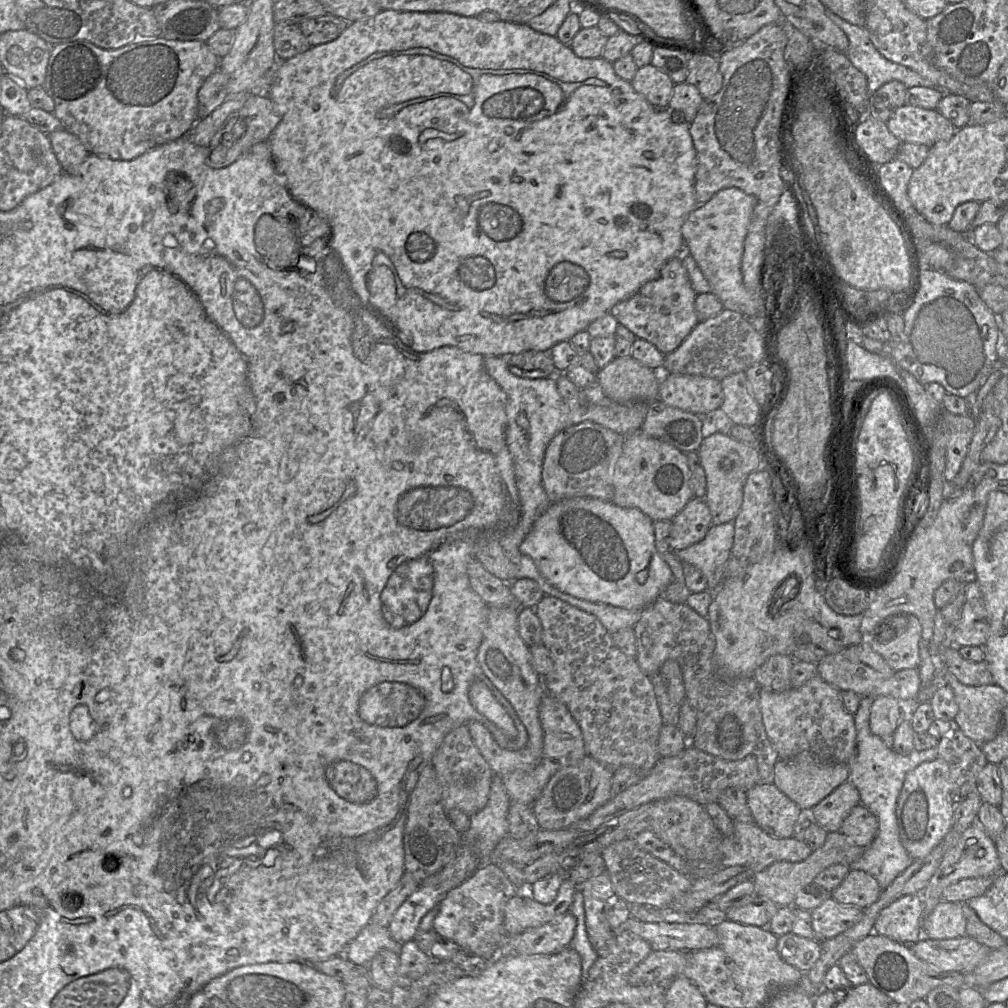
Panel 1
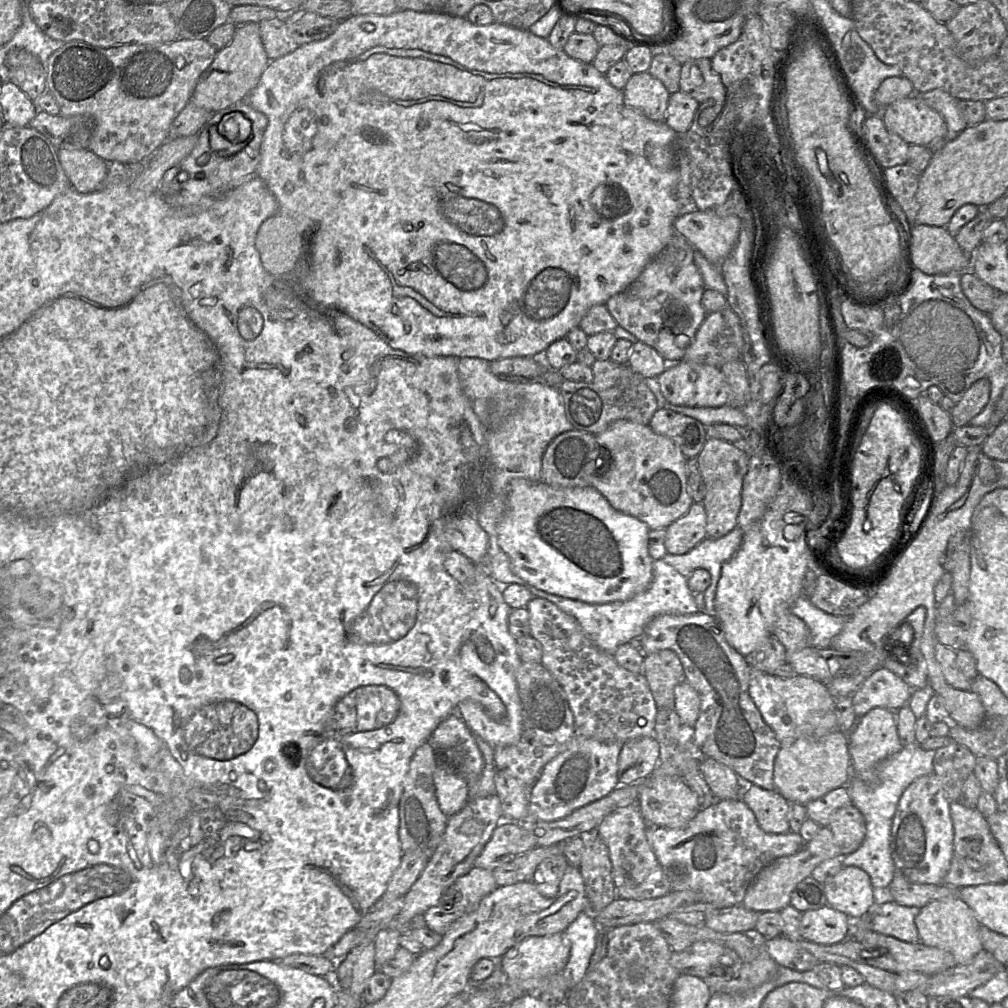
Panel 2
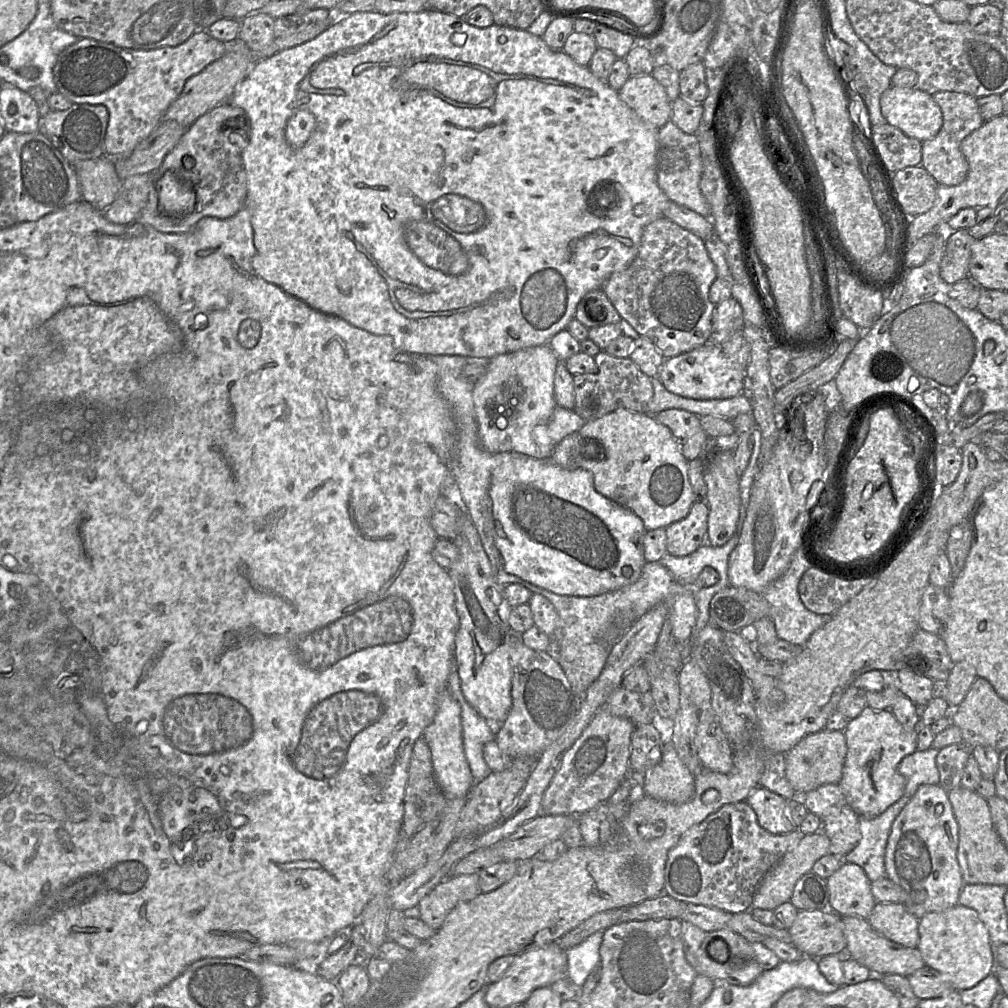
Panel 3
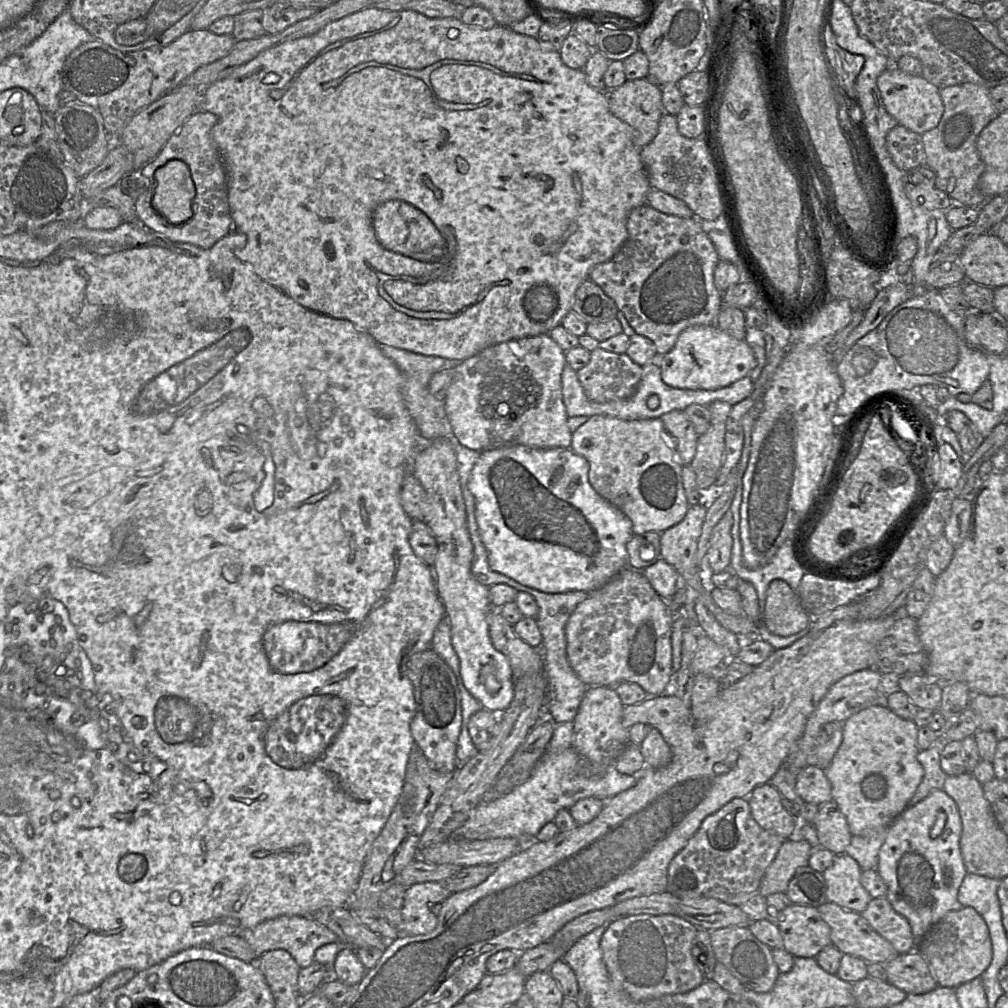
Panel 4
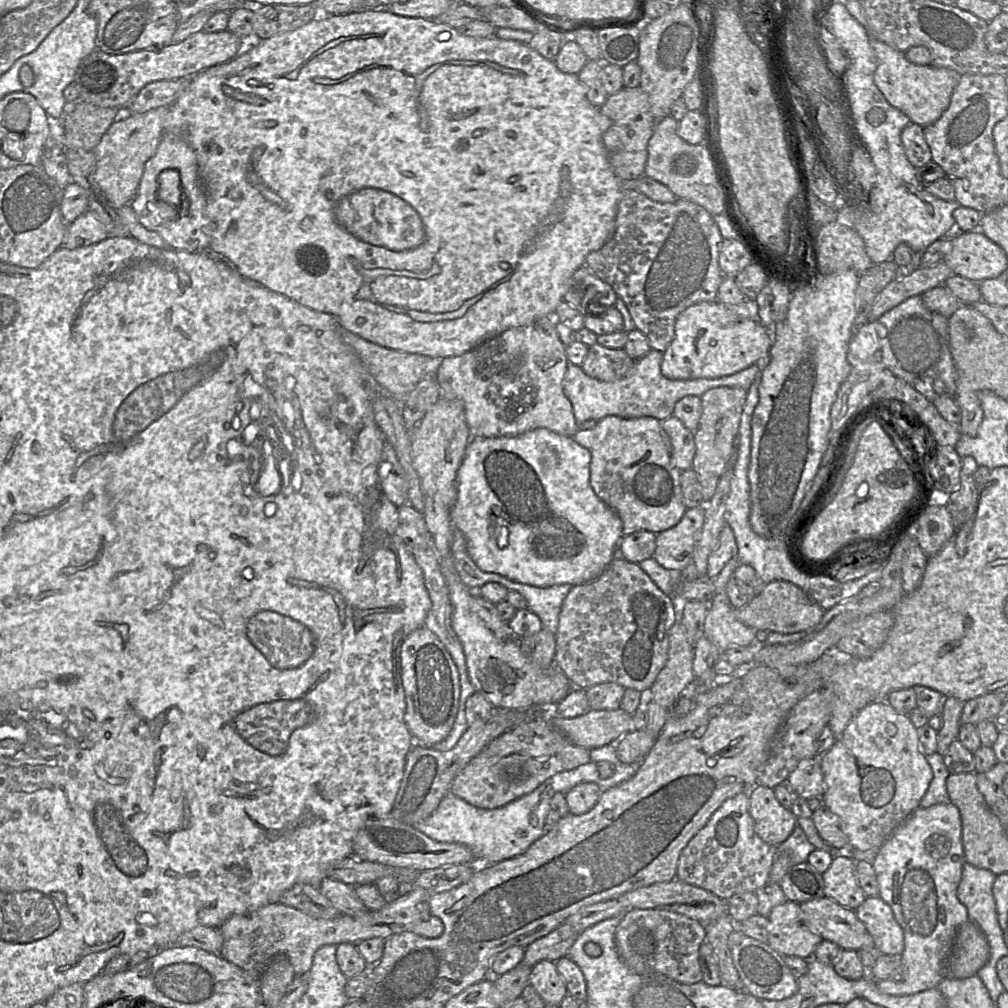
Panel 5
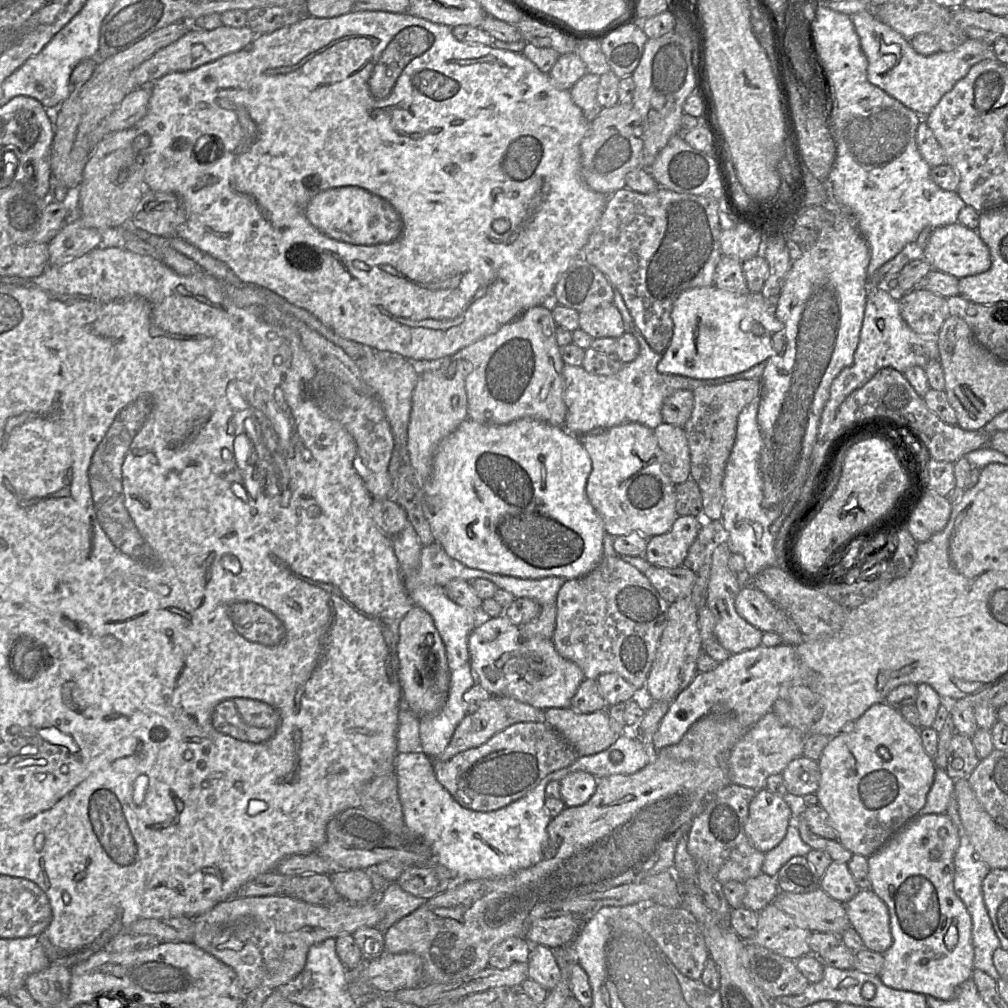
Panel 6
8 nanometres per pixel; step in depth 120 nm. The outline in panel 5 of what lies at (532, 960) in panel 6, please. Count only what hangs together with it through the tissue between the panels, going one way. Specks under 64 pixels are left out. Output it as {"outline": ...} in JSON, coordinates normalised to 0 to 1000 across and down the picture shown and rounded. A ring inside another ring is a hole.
{"outline":[[[538,952],[527,960],[527,976],[542,995],[543,999],[553,999],[563,986],[562,977],[553,963],[552,953]]]}

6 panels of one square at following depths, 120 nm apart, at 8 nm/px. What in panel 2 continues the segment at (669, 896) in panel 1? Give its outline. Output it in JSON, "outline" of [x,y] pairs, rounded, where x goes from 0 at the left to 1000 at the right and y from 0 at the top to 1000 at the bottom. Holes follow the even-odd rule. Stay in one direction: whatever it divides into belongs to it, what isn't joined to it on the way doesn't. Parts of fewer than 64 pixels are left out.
{"outline":[[[626,799],[602,809],[592,821],[594,831],[604,843],[612,891],[651,892],[667,884],[664,872],[640,829],[642,819],[632,799]]]}

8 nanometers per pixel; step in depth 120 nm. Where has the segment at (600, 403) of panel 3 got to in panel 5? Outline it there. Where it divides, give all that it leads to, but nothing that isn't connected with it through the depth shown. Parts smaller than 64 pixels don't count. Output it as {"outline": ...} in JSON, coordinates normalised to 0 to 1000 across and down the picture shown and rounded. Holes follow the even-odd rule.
{"outline":[[[590,340],[583,345],[575,364],[585,375],[596,379],[608,379],[618,375],[628,360],[619,346],[599,345]]]}

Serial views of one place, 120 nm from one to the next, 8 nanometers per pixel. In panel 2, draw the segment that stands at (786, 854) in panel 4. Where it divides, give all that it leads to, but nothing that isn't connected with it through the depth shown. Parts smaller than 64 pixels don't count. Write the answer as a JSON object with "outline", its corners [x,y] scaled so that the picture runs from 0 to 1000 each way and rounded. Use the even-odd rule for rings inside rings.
{"outline":[[[813,820],[806,833],[790,847],[774,850],[760,859],[743,879],[736,898],[746,904],[775,904],[784,898],[785,887],[789,880],[799,871],[804,870],[808,861],[818,853],[834,851],[835,846],[824,823]]]}

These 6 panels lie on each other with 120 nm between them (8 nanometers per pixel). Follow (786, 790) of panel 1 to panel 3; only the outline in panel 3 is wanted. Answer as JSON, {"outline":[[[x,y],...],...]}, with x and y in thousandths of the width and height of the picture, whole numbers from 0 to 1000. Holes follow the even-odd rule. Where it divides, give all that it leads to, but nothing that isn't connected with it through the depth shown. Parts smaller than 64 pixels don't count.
{"outline":[[[816,723],[803,728],[779,748],[780,771],[792,790],[819,778],[832,777],[839,749],[837,725]]]}

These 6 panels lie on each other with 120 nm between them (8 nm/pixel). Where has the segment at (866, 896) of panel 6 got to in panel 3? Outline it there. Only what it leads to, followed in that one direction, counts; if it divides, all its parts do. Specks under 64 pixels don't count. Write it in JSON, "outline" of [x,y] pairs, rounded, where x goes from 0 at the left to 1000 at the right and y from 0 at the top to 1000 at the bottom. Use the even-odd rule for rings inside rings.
{"outline":[[[870,895],[860,913],[879,931],[900,940],[910,940],[912,912],[896,896]]]}

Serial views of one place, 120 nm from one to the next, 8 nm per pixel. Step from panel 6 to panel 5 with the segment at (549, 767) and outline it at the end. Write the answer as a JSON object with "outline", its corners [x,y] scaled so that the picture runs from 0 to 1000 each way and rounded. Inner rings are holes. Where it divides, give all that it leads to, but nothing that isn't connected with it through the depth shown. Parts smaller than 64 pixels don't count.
{"outline":[[[544,711],[543,713],[531,713],[530,715],[521,716],[488,734],[450,772],[445,786],[474,802],[495,802],[527,787],[551,768],[567,764],[582,757],[584,755],[584,744],[566,736],[544,716]]]}

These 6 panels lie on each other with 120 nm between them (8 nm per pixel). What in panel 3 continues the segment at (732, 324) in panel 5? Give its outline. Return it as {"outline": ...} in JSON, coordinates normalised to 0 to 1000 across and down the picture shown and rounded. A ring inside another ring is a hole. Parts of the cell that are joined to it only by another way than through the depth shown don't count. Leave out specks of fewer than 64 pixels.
{"outline":[[[700,340],[686,348],[661,355],[653,374],[663,388],[694,397],[725,395],[736,390],[738,383],[738,367],[721,356],[713,341],[707,340]]]}

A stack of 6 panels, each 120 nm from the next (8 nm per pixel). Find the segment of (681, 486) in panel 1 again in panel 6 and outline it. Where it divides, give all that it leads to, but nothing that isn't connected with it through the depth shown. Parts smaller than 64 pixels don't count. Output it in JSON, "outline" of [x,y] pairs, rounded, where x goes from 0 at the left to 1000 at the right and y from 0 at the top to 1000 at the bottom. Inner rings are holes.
{"outline":[[[635,420],[596,427],[572,433],[587,457],[582,493],[598,515],[601,528],[610,533],[627,528],[647,533],[663,528],[674,512],[670,505],[670,481],[658,466],[659,448],[649,427]]]}

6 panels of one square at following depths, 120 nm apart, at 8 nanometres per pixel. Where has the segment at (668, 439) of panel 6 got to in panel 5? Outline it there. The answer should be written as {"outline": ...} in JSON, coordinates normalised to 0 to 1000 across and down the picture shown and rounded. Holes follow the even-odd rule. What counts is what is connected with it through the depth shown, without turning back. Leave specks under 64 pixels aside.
{"outline":[[[668,412],[656,420],[666,439],[669,461],[676,467],[687,464],[689,451],[688,429]]]}

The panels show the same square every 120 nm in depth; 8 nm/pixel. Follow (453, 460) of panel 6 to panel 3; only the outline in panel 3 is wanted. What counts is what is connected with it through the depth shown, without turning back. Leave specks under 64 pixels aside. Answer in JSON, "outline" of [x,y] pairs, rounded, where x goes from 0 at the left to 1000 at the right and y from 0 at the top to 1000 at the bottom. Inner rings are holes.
{"outline":[[[514,449],[497,450],[500,450],[500,457],[488,468],[484,491],[490,517],[491,540],[503,568],[512,570],[533,582],[563,591],[592,591],[626,580],[634,574],[641,559],[638,546],[638,534],[641,529],[639,520],[633,512],[622,504],[594,490],[589,484],[588,472],[583,466],[576,464],[563,466],[554,463],[545,456],[531,455]]]}

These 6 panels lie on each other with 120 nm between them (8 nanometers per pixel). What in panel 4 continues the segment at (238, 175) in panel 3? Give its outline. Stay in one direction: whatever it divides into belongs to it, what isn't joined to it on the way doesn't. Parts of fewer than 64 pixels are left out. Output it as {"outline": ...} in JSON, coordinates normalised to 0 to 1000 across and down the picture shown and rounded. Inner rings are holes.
{"outline":[[[195,110],[167,138],[158,153],[139,169],[140,173],[147,178],[148,186],[134,198],[137,220],[172,240],[208,246],[229,229],[231,218],[226,199],[224,167],[209,135],[209,129],[214,121],[213,113]],[[174,158],[187,164],[194,188],[190,201],[191,212],[188,218],[181,221],[166,219],[151,204],[154,170],[167,160]]]}

